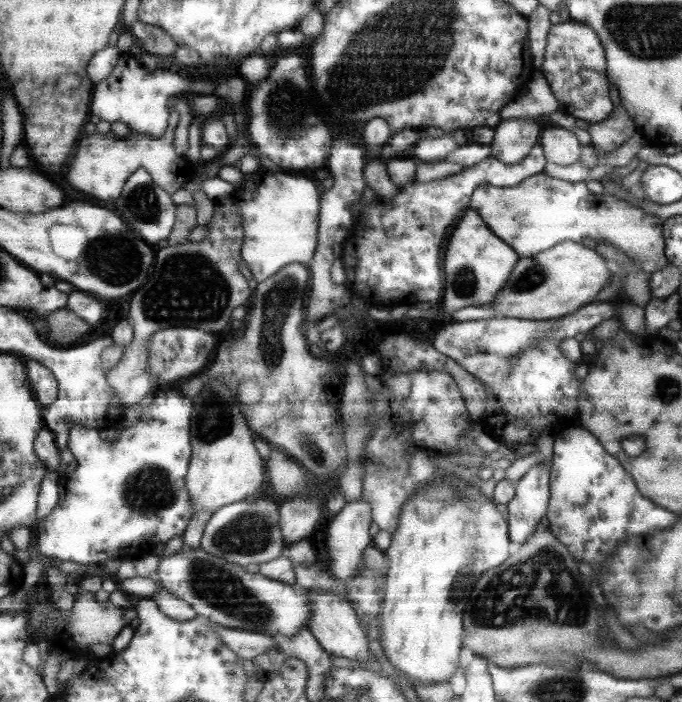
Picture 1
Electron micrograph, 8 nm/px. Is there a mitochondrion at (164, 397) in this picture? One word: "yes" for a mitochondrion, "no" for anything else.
no

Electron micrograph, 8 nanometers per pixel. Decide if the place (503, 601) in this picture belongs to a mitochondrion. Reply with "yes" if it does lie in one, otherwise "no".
yes

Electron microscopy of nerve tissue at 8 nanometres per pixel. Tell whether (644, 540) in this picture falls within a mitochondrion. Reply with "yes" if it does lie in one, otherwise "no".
no

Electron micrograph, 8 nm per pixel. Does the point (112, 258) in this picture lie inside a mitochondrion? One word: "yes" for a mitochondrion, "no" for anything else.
yes

